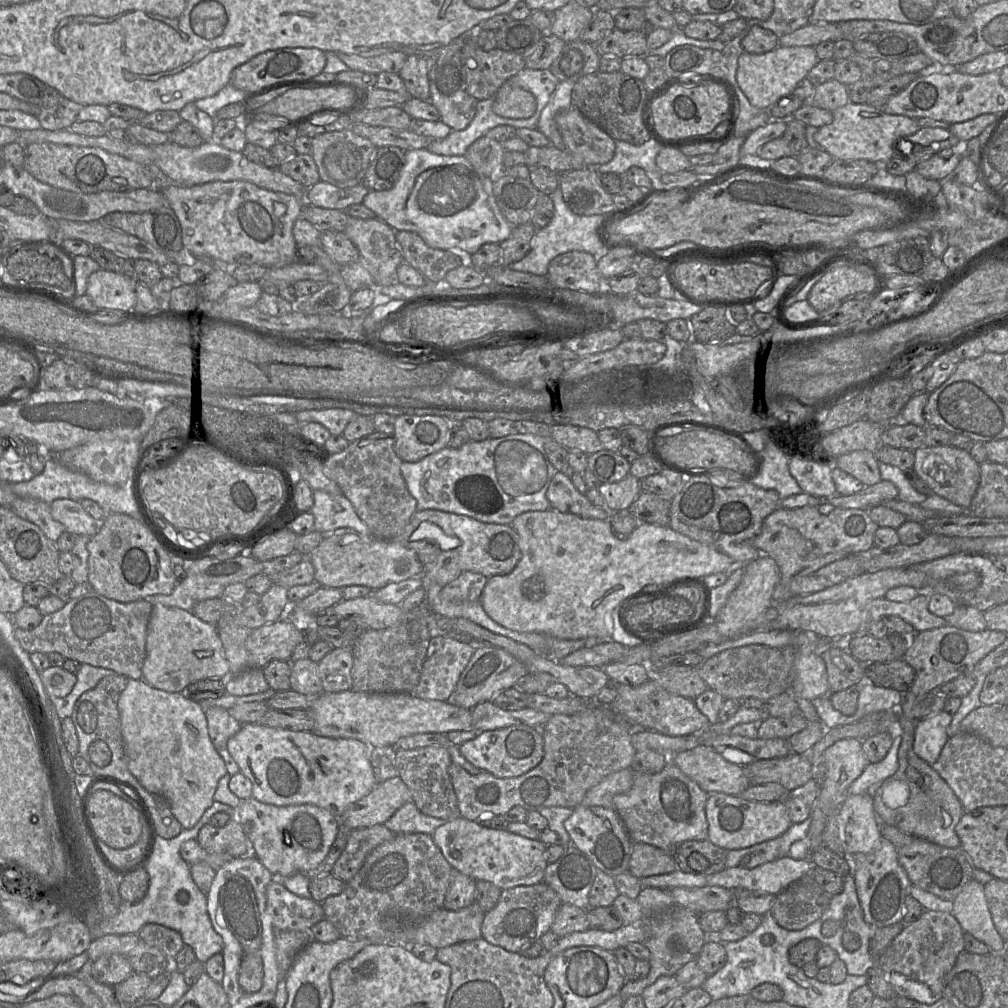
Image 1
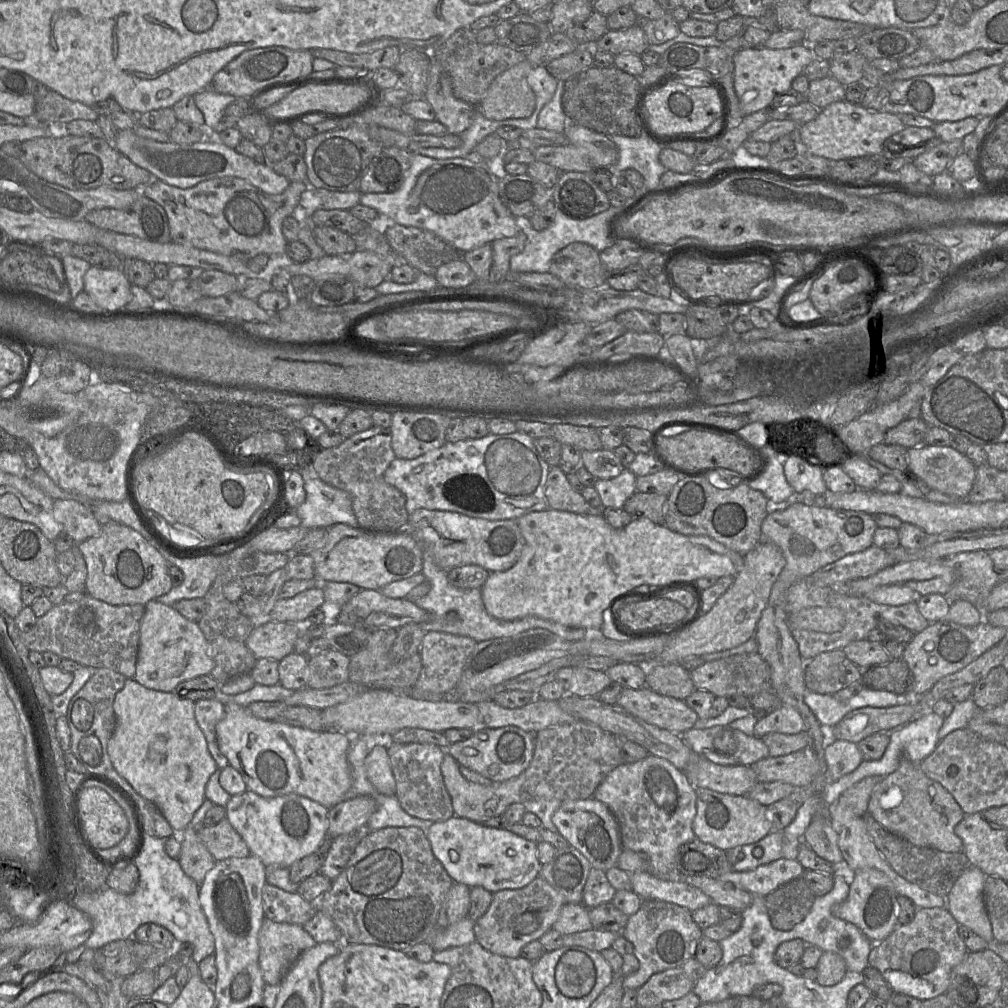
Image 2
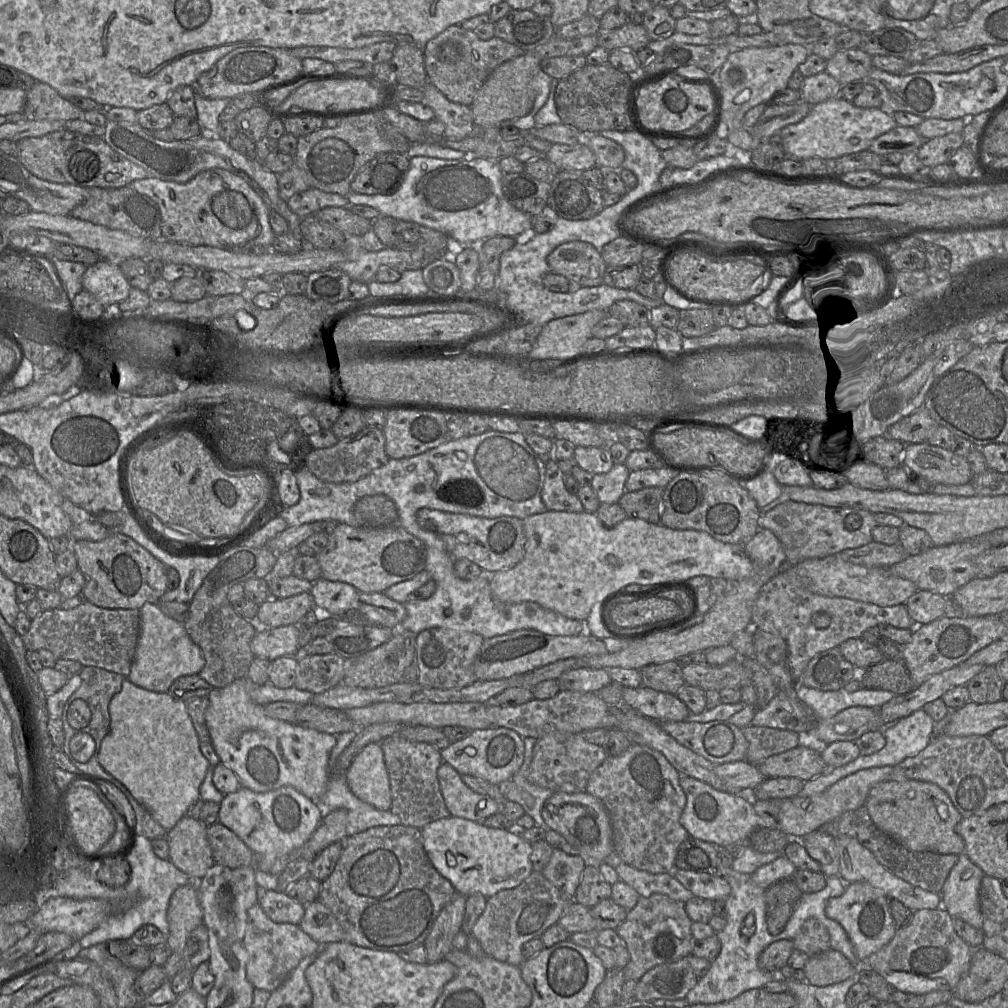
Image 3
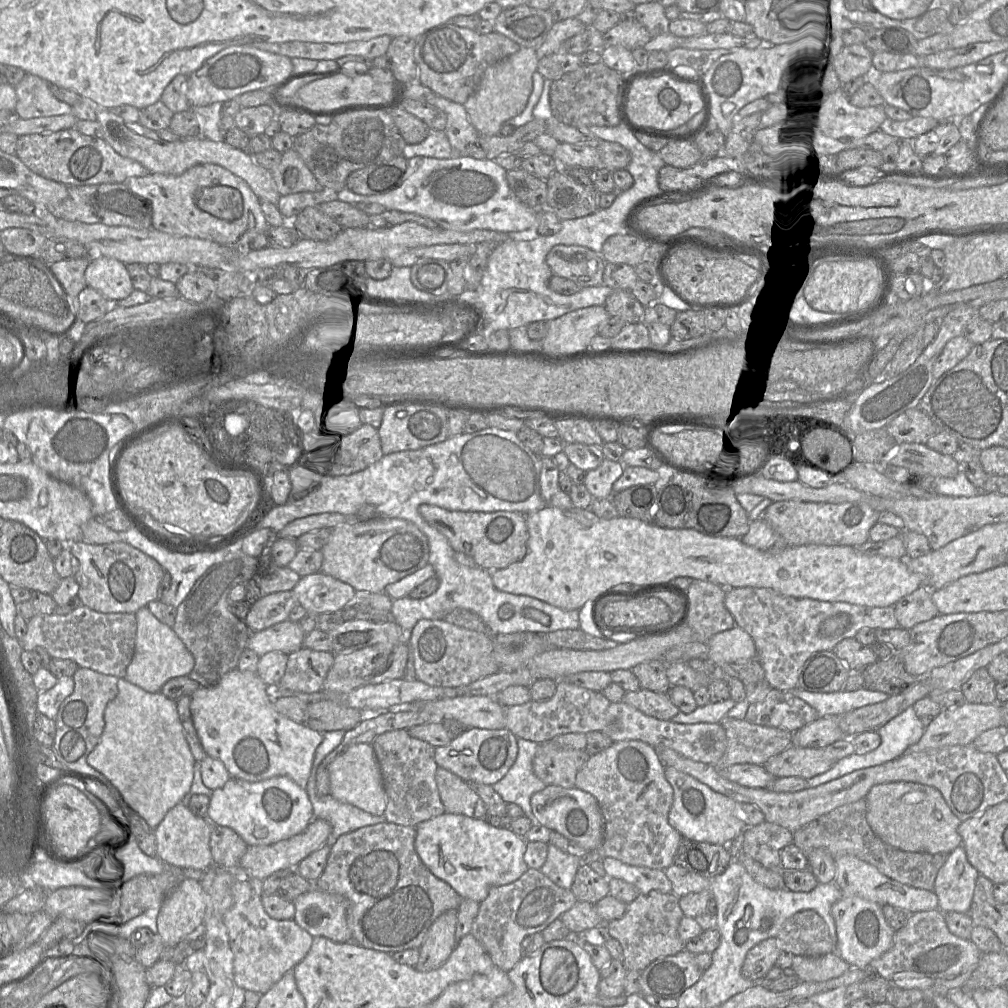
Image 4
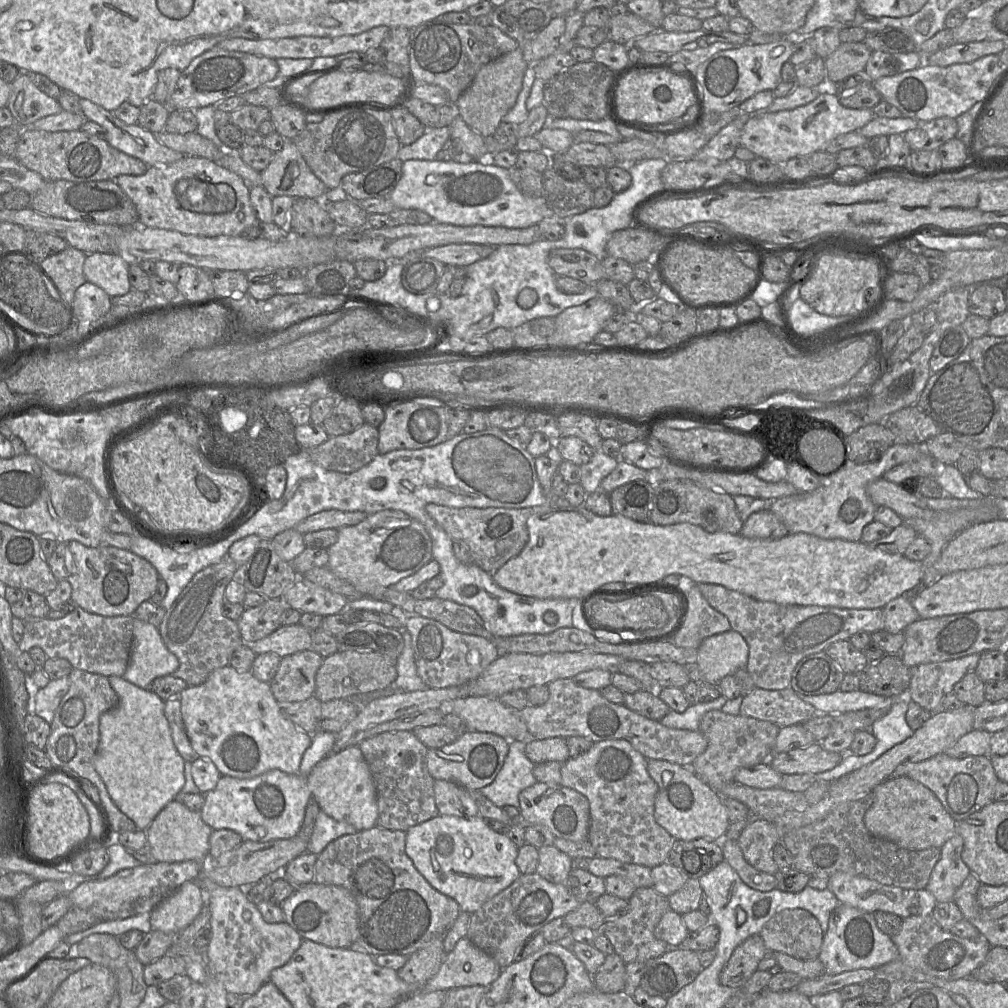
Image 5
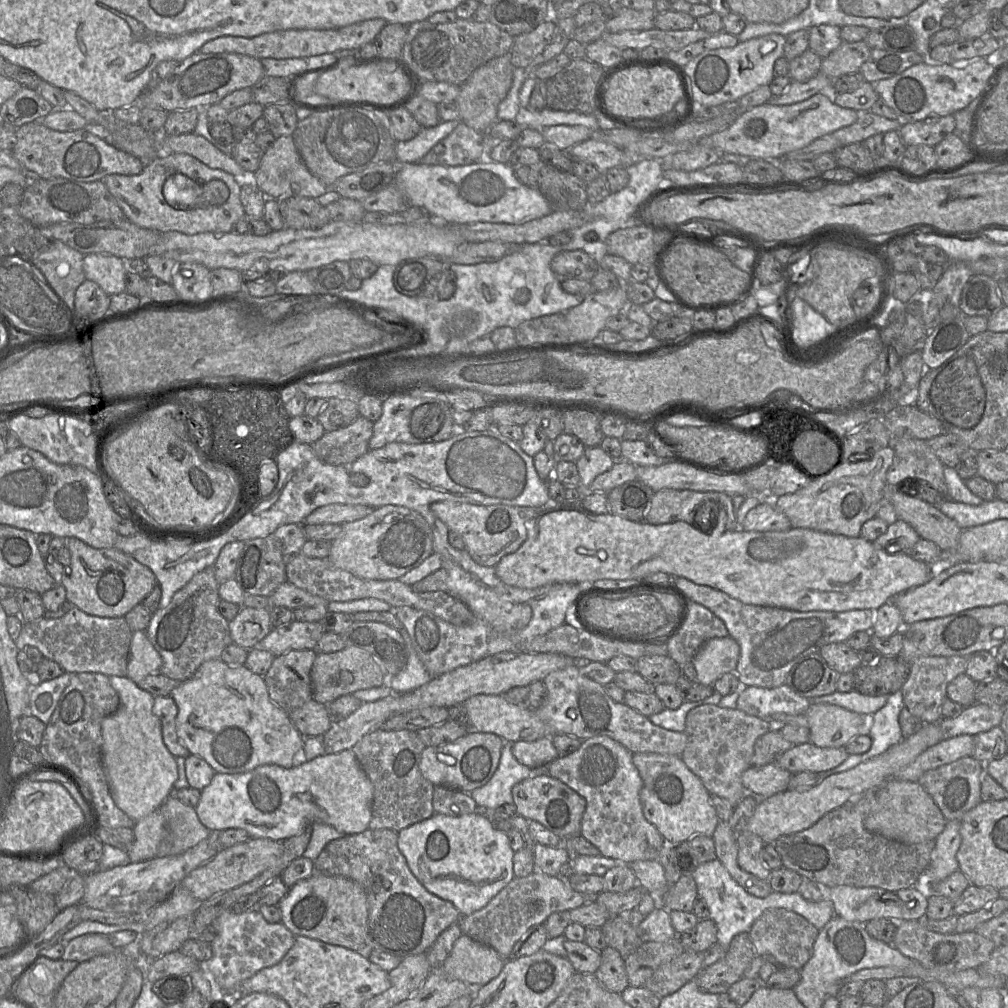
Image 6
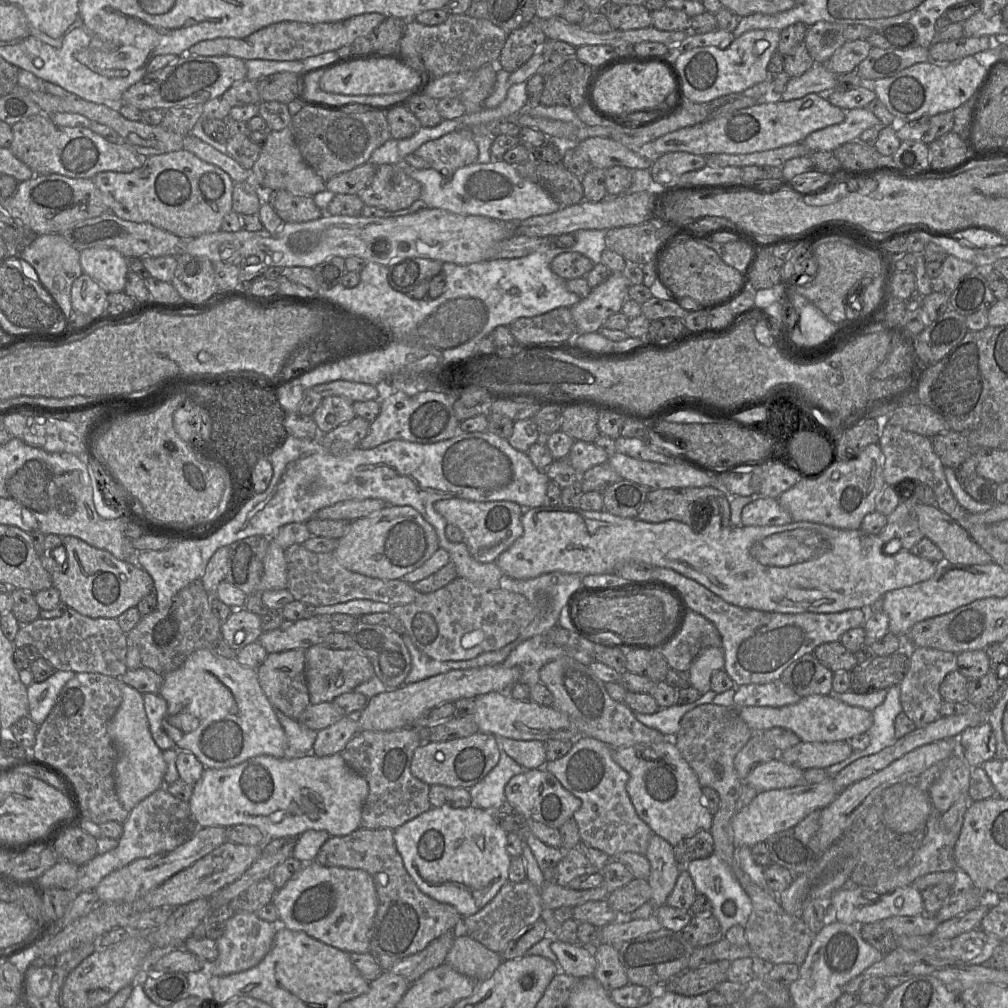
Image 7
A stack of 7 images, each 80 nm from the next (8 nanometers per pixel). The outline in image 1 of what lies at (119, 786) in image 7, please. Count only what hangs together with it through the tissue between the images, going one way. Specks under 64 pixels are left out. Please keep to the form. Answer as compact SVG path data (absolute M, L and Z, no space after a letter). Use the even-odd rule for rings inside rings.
M128 678L125 689L121 692L118 699L118 710L121 721L121 732L124 741L124 752L127 757L127 764L130 772L136 777L138 782L149 792L164 797L170 804L171 812L180 822L184 829L192 828L200 819L204 811L214 802L213 796L216 791L218 782L227 772L224 760L216 751L209 733L205 713L199 702L184 697L180 692L168 692L152 687L143 678Z

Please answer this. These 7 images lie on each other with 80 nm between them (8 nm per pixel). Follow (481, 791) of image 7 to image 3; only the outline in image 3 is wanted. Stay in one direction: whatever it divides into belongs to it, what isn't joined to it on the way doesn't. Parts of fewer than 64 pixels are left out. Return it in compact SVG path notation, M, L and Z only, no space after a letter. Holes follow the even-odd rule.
M523 739L525 743L523 764L510 780L498 784L498 786L507 801L516 802L522 806L525 814L533 818L535 826L548 828L542 818L541 812L544 803L553 792L550 789L534 785L528 781L536 739Z

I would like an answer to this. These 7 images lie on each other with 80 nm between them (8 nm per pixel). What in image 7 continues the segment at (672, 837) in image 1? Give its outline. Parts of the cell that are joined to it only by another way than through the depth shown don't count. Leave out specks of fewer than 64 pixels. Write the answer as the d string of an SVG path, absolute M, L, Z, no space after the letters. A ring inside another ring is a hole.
M577 737L571 750L562 758L546 762L544 769L551 773L571 794L581 800L580 808L573 814L580 840L616 859L620 854L633 852L645 856L653 835L650 827L637 815L626 790L628 773L612 759L611 748L607 744L589 737Z

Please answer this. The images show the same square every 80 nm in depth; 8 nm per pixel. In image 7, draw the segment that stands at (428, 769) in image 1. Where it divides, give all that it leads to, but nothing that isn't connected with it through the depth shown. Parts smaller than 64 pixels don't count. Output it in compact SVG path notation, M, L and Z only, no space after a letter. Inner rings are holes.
M403 728L392 731L361 731L339 752L346 764L368 783L369 793L362 808L360 828L396 829L430 810L430 785L411 773L415 750L421 745L418 731Z

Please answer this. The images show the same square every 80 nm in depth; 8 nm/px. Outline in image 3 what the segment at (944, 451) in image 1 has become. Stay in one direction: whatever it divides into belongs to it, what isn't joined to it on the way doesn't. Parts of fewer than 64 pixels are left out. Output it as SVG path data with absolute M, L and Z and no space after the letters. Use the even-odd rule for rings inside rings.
M927 442L906 444L901 466L935 484L964 485L972 479L965 457Z

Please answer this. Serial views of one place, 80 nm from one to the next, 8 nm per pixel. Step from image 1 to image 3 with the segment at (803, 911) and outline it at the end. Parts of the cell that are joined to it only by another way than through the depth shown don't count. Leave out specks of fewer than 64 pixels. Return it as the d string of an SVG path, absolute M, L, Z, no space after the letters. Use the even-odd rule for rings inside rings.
M792 878L777 881L765 889L766 922L771 934L784 930L802 895Z

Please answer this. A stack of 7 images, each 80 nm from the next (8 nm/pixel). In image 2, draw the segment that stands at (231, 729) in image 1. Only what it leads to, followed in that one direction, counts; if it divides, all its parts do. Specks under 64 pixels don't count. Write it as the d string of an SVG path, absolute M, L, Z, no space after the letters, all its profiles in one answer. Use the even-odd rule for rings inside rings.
M200 699L195 702L195 719L207 741L208 750L219 769L229 765L228 759L221 753L216 739L216 725L224 717L224 704L215 699Z

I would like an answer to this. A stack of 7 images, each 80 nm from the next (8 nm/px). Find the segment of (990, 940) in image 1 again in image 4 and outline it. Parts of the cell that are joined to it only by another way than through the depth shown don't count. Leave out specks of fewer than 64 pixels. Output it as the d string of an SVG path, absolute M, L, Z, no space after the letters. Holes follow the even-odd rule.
M963 845L951 851L935 879L933 891L938 897L938 909L968 913L979 875L967 860Z

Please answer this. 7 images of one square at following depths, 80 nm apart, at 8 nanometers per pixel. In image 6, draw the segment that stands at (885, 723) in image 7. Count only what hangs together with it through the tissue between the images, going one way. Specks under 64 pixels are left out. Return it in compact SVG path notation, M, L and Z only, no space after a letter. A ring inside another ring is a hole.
M901 691L890 694L885 705L869 718L867 734L872 739L870 749L863 754L849 755L839 766L819 773L820 781L833 774L850 770L900 743L904 737L899 725L899 714L904 707Z

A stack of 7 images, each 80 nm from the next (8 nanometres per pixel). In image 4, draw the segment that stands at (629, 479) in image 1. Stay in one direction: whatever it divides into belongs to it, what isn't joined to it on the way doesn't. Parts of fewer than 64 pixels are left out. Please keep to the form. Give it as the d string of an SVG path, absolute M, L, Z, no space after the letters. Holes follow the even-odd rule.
M605 458L596 469L586 472L584 485L593 498L610 498L613 494L613 484L623 474L624 469L622 461Z

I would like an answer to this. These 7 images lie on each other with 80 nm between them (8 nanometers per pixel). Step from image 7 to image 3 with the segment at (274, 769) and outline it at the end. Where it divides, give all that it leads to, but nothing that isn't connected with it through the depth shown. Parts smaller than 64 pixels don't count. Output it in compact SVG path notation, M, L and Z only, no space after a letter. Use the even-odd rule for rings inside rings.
M370 743L353 758L346 771L351 792L378 810L391 808L391 789L380 743ZM290 786L267 792L241 787L236 792L225 794L219 805L218 822L232 830L259 857L281 857L301 847L312 836L323 817L316 803Z

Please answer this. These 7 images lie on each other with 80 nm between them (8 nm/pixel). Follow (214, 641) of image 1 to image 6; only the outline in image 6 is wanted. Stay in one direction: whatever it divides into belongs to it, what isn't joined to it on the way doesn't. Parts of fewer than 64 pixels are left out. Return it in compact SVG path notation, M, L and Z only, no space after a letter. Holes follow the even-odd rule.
M145 630L133 632L127 663L127 675L136 684L151 674L161 674L162 658L149 641Z

